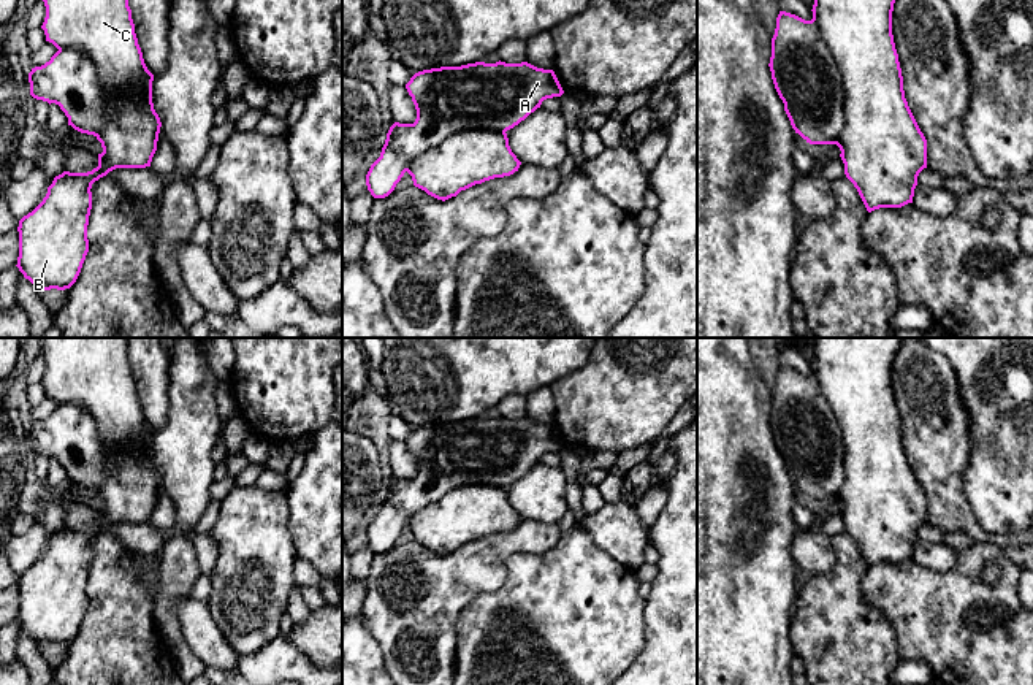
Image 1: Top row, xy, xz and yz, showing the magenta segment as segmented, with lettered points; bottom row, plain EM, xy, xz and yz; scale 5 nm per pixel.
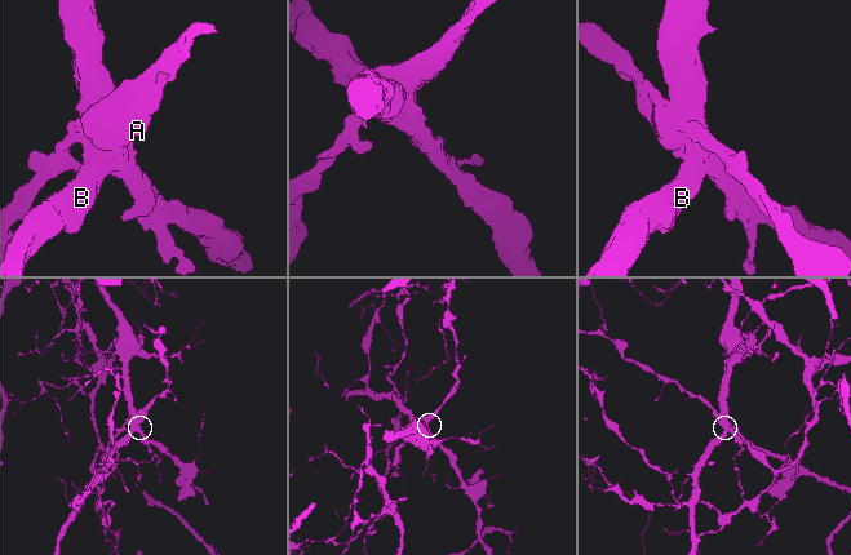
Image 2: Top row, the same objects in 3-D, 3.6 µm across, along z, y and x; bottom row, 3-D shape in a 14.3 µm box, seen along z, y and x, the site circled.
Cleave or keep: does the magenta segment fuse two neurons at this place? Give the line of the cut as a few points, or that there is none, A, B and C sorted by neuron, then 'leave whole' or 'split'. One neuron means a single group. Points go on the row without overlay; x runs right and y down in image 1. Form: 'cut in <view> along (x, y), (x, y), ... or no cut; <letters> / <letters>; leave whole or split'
cut in yz along (813, 373), (838, 422), (843, 441), (845, 479), (834, 498); A / B C; split

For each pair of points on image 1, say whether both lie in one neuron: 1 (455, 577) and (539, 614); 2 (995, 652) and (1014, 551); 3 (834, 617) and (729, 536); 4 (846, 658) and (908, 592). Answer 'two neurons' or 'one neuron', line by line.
1: two neurons
2: two neurons
3: two neurons
4: two neurons

